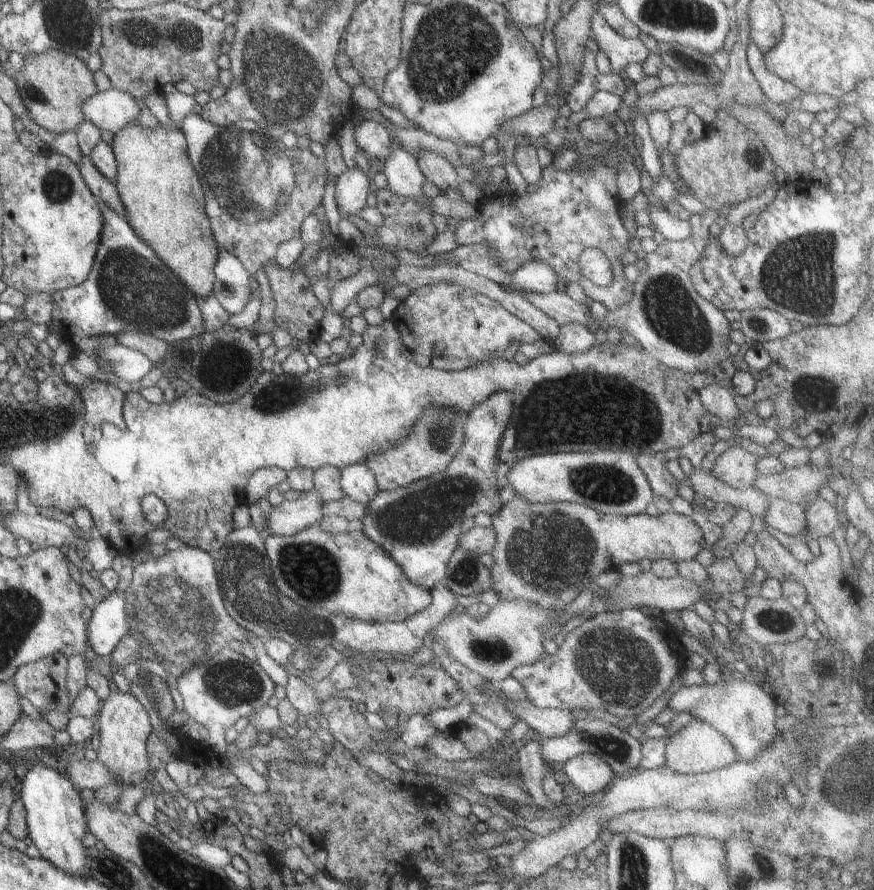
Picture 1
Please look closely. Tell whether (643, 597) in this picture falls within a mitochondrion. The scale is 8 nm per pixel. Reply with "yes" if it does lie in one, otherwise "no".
no

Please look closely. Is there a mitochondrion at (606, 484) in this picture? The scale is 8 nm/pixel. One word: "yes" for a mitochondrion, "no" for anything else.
yes

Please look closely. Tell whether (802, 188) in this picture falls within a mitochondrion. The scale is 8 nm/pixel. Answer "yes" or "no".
no

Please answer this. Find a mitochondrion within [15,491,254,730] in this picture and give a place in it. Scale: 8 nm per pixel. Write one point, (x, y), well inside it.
(180, 617)

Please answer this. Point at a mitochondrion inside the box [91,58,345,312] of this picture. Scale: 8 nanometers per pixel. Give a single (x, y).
(253, 180)

